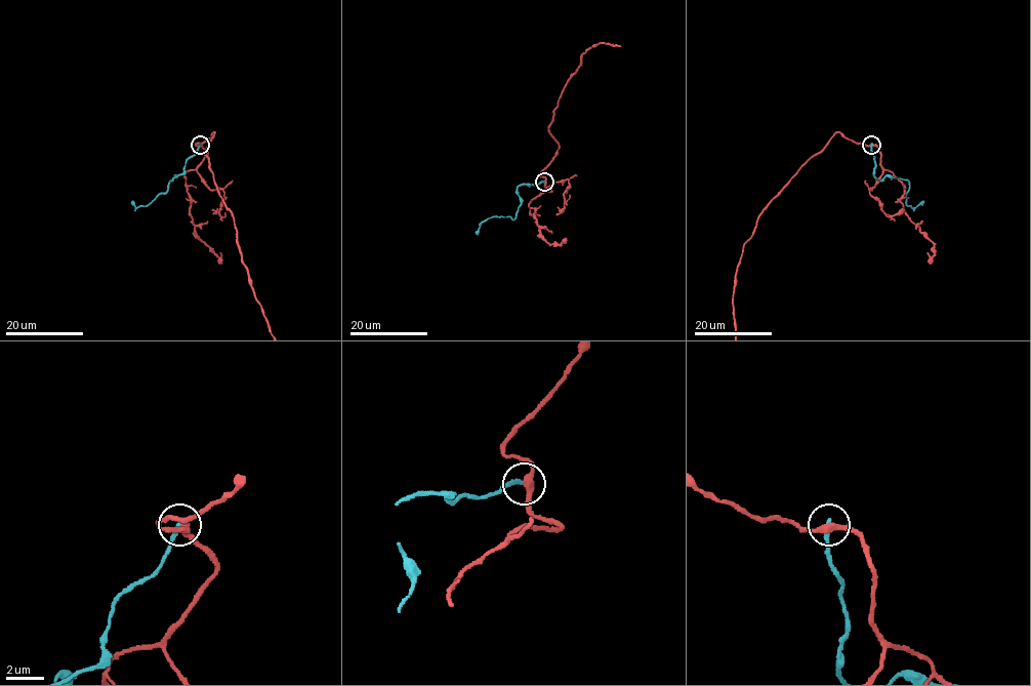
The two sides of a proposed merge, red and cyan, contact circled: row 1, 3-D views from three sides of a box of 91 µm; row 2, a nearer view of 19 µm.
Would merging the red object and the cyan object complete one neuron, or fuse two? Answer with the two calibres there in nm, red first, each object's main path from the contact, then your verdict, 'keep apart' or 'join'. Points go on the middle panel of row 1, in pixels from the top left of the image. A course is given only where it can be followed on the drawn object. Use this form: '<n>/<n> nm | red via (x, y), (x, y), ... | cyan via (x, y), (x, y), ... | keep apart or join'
340/200 nm | cyan via (543, 182), (530, 186), (522, 184), (517, 190), (521, 205), (516, 217), (485, 219), (477, 234) | keep apart

